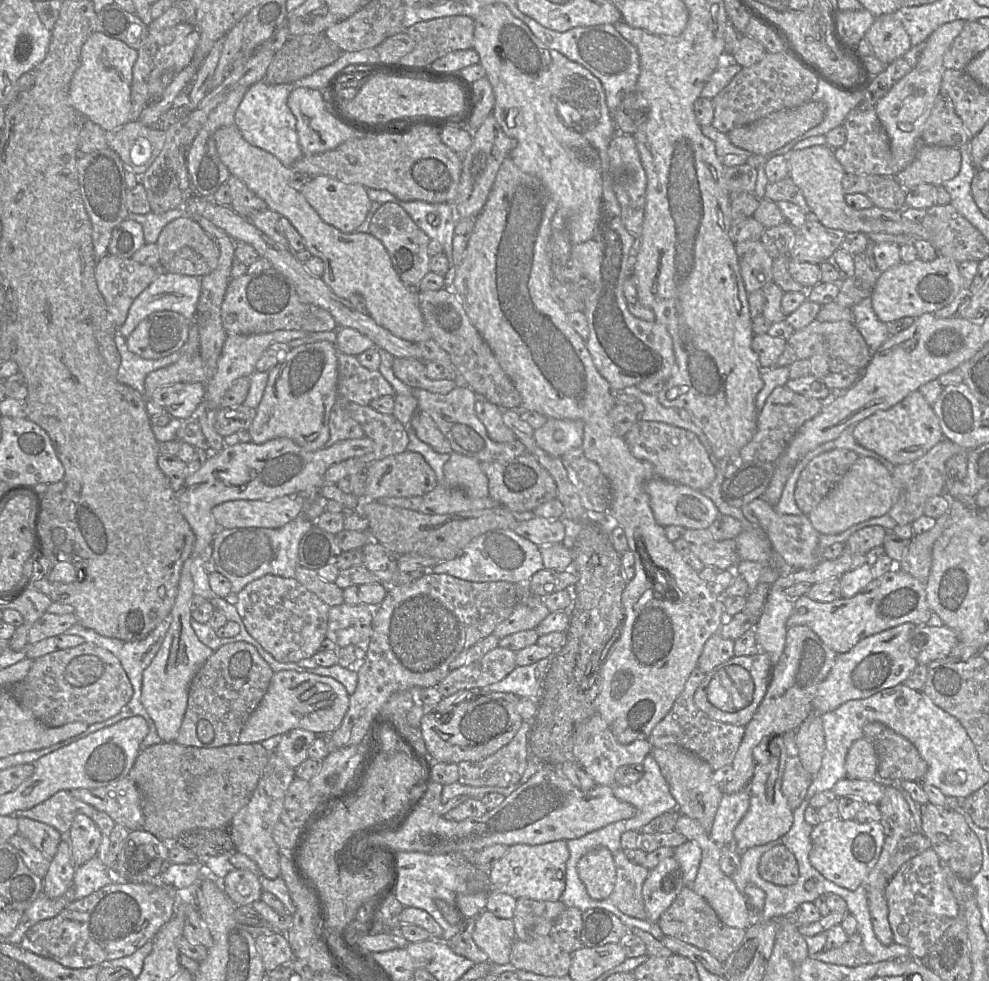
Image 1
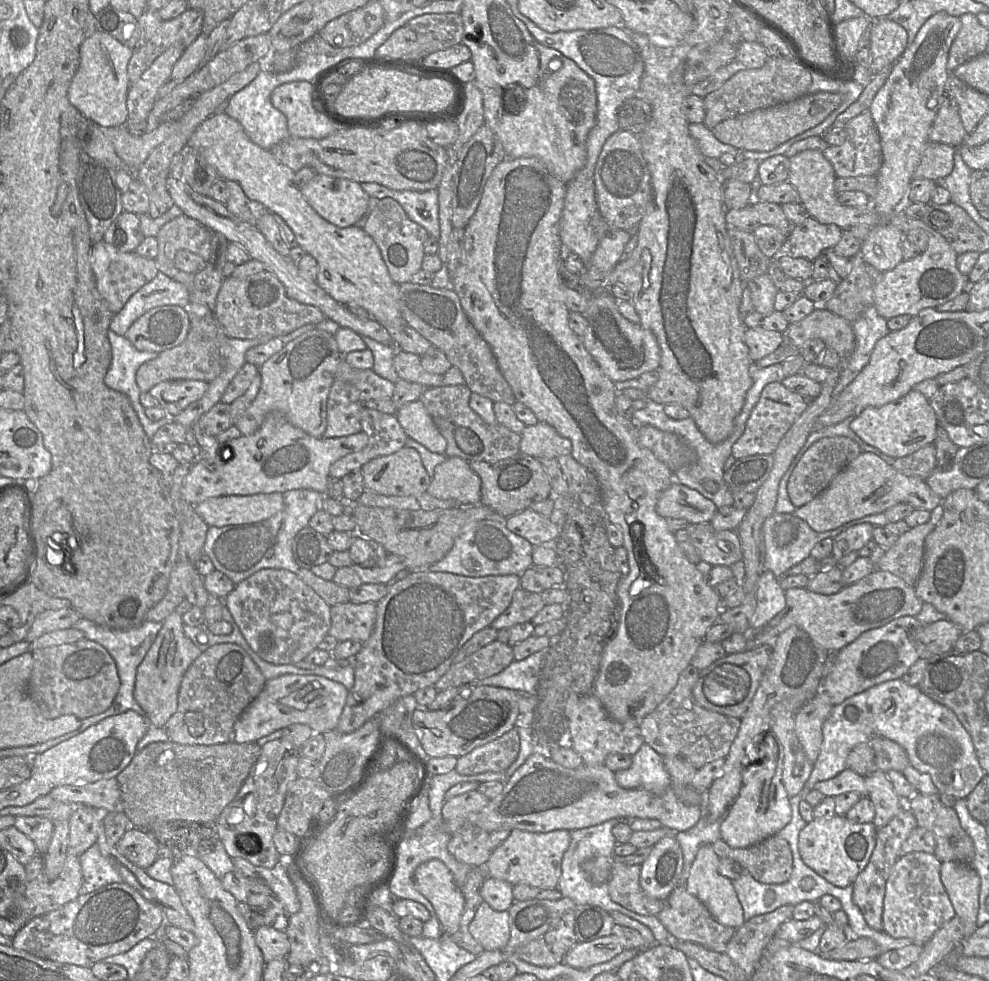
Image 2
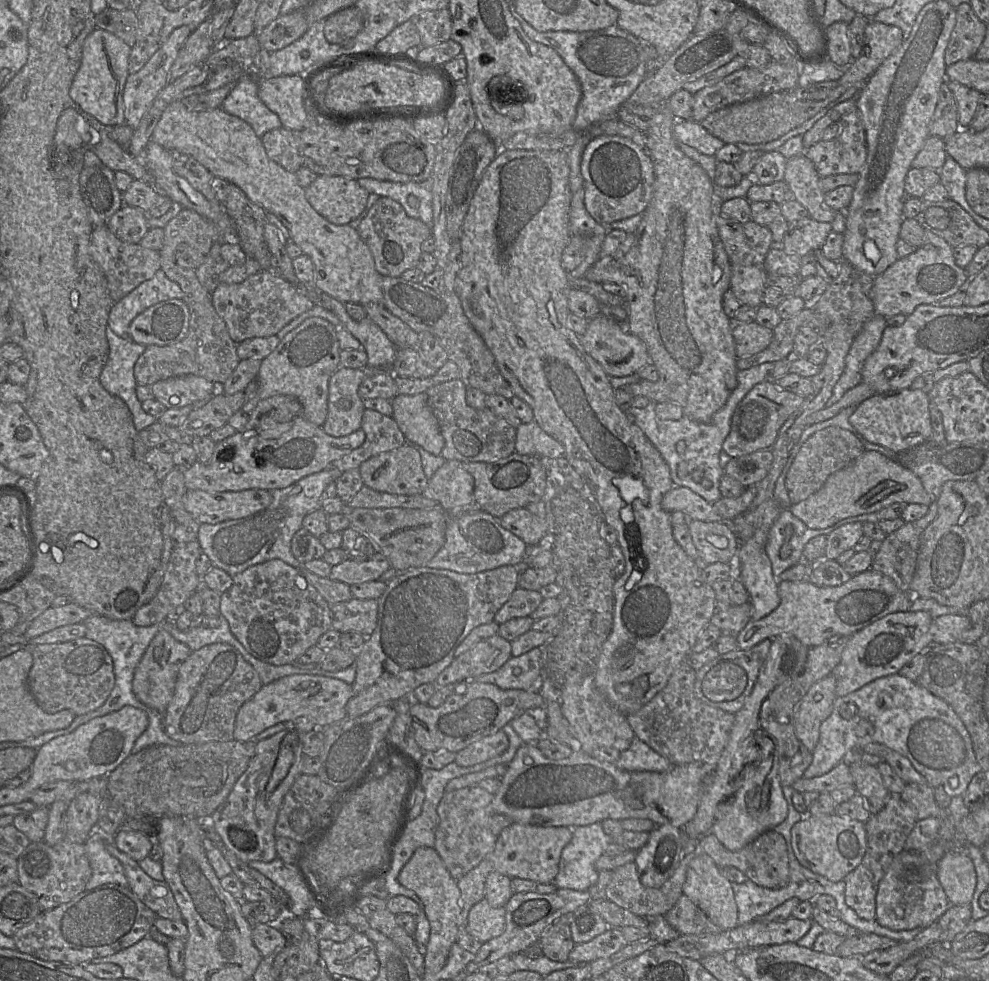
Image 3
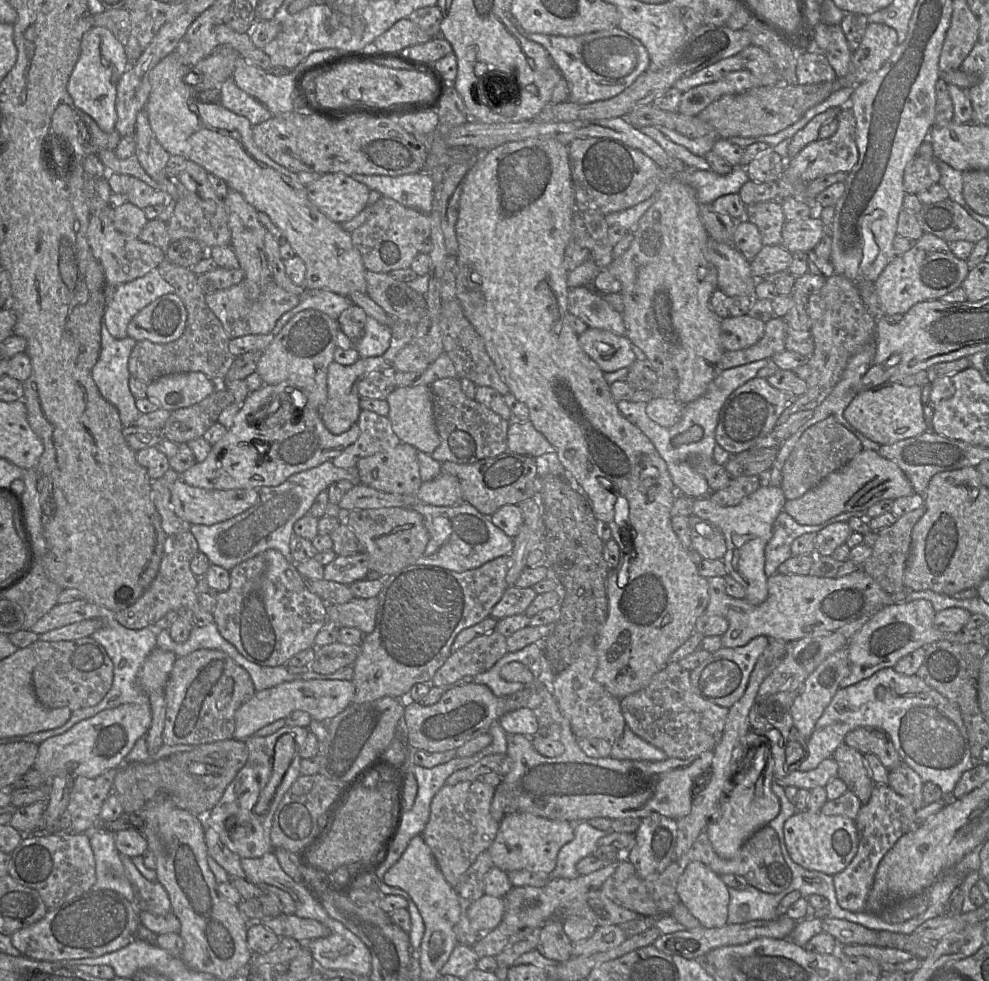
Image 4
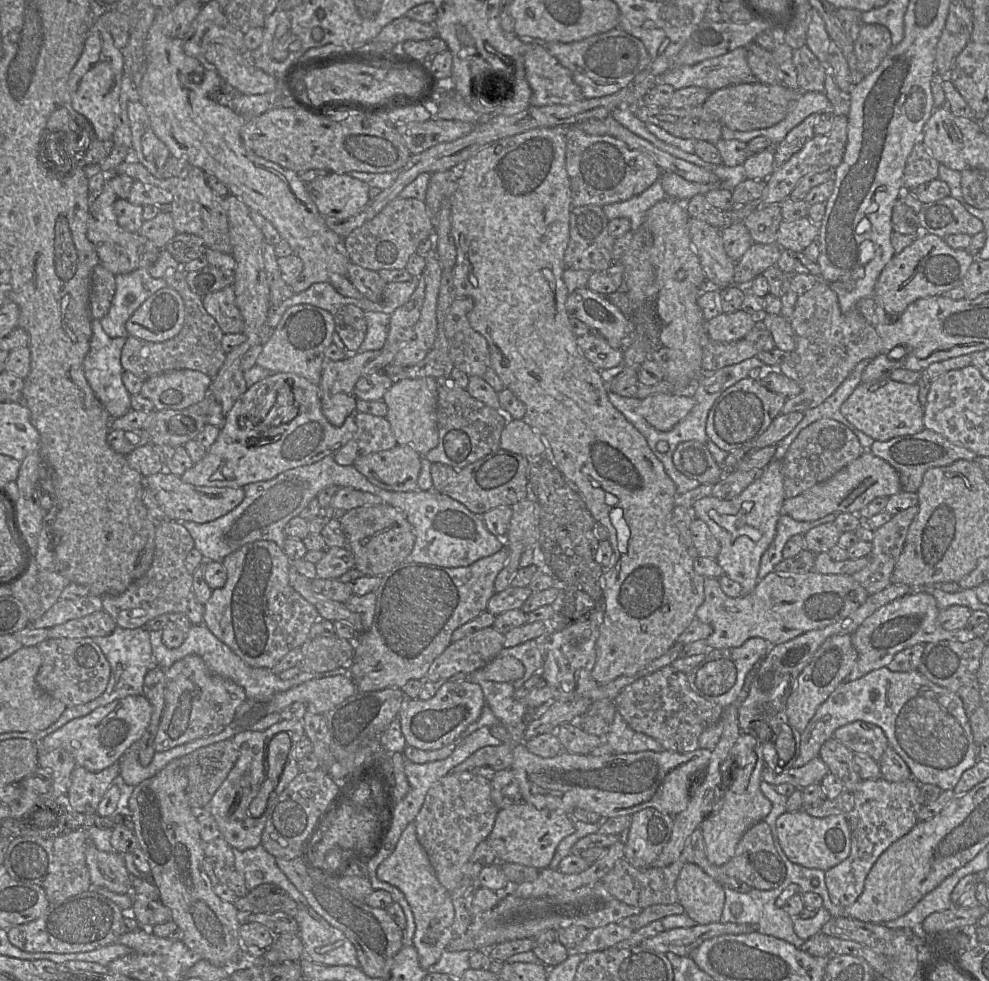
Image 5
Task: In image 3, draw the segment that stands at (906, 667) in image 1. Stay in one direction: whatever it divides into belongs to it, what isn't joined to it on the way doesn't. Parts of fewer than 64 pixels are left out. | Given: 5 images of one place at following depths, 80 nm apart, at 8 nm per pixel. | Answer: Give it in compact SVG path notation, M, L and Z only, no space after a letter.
M926 611L895 612L873 622L844 640L844 650L832 674L836 678L836 696L845 696L873 680L899 673L915 655L932 646L929 632L932 616Z

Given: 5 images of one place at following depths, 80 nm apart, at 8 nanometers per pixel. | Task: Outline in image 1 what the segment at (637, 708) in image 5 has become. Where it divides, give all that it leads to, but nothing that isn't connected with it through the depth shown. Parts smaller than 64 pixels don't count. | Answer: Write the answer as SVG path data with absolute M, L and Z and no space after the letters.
M698 667L691 672L683 691L667 715L654 727L648 742L653 748L677 745L704 760L716 770L732 764L743 739L745 727L713 720L696 706L694 694L705 678L705 674Z

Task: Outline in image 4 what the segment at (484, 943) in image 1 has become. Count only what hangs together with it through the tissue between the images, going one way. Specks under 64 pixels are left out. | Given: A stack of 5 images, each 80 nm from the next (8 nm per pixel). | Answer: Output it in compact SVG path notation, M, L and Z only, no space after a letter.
M484 894L470 906L468 918L473 929L482 935L494 930L501 923L504 912L504 898Z

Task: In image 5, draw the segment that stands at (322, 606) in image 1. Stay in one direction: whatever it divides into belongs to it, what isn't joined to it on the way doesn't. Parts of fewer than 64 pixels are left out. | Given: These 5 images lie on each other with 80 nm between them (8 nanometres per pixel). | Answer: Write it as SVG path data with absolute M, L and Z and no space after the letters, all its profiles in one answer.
M258 540L245 544L227 555L222 564L227 571L227 580L223 587L212 591L210 599L204 604L203 624L246 664L272 669L289 651L308 642L311 627L320 619L319 613L291 586L291 560L275 542Z

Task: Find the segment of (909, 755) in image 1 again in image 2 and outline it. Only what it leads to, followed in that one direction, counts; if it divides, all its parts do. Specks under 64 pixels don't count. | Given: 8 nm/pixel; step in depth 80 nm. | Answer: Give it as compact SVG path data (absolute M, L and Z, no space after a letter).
M877 736L869 741L875 755L876 768L884 773L895 770L900 773L910 765L905 750L896 742Z

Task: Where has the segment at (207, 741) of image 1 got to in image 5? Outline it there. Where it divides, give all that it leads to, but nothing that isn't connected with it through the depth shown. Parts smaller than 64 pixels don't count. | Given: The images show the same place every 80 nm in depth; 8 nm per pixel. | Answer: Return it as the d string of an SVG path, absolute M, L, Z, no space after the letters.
M199 655L183 657L166 670L165 706L154 740L155 750L167 751L220 732L235 720L237 709L246 699L242 686L212 674Z

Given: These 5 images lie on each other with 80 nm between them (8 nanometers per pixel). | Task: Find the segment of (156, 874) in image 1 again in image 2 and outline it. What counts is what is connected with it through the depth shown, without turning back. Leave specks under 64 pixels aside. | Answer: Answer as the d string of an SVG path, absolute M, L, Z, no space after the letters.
M136 827L129 828L116 845L122 855L144 870L159 858L159 846L151 833Z

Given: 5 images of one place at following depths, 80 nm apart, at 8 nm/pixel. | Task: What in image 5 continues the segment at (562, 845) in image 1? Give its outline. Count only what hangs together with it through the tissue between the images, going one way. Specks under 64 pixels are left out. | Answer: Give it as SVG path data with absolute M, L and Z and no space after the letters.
M522 800L497 812L487 841L496 853L498 862L522 864L541 870L550 866L560 842L574 832L571 815L562 811L537 809Z

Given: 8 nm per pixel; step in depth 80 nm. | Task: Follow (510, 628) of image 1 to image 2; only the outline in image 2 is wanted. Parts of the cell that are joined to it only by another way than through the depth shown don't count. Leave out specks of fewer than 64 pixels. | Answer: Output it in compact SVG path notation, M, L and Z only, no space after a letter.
M518 588L509 607L491 624L495 630L512 627L516 624L532 622L532 618L545 606L541 595Z

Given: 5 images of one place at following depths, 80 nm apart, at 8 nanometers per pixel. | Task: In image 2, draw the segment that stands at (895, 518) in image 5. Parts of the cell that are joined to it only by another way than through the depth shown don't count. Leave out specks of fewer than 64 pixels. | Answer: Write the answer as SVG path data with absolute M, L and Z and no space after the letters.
M940 504L931 511L928 522L900 535L895 544L885 551L876 570L891 572L908 585L914 586L923 568L925 538L938 525L942 515L943 506Z

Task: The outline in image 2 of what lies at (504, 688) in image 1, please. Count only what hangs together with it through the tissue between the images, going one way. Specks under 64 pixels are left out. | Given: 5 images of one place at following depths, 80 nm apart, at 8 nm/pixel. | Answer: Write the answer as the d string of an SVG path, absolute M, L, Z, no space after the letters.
M545 651L536 652L527 658L511 662L500 673L473 682L469 685L495 686L535 695L537 691Z

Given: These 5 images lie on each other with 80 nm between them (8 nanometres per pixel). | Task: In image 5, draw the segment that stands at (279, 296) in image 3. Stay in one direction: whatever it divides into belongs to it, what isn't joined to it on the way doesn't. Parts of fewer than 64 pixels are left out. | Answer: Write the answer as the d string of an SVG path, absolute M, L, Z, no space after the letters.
M232 286L205 295L202 304L207 313L215 319L223 334L243 333L244 321L236 305Z

